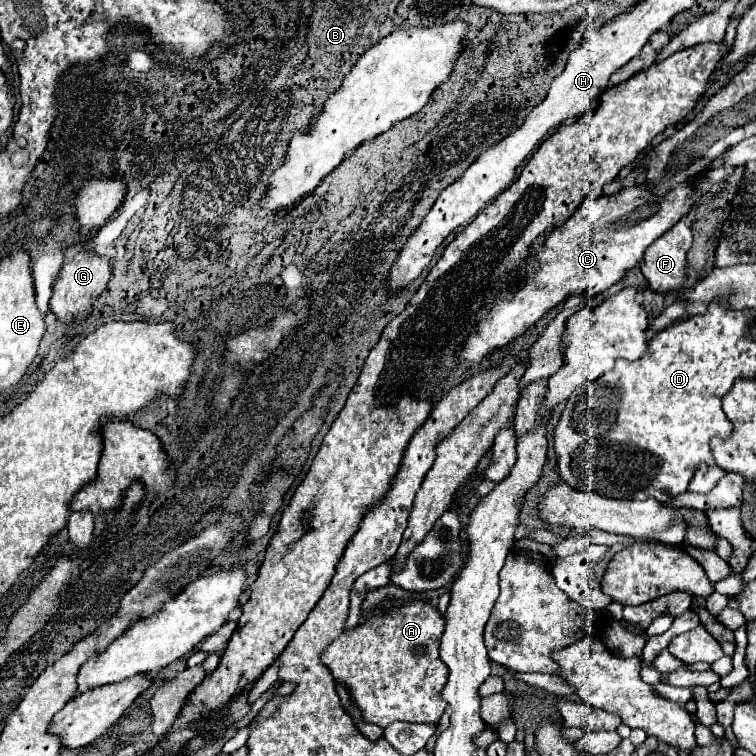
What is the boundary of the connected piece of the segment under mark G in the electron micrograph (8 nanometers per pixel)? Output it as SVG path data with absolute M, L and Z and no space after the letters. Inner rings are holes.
M80 249L76 253L66 255L66 261L64 261L62 271L58 275L58 281L54 285L54 293L52 293L52 299L50 299L50 311L60 321L64 321L68 315L74 321L88 319L88 315L92 313L96 297L100 297L100 293L106 289L110 277L112 277L112 273L110 273L110 261L108 261L108 257L88 255L86 249Z

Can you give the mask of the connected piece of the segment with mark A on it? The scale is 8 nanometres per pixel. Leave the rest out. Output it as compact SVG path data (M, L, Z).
M412 601L400 609L378 613L366 619L350 633L342 633L324 653L322 663L330 669L336 683L344 683L360 707L368 723L386 727L392 721L410 721L410 723L438 723L446 709L446 701L440 697L442 687L448 679L448 669L440 659L440 637L444 631L444 617L426 601Z

